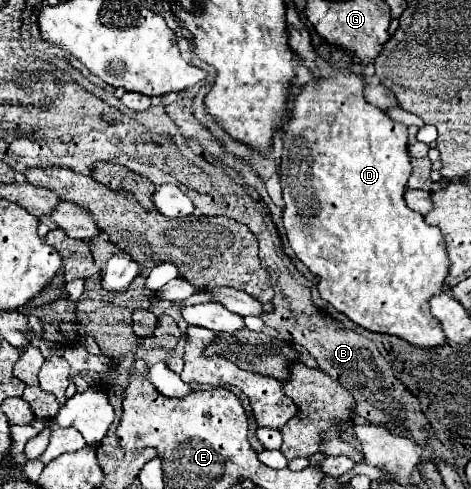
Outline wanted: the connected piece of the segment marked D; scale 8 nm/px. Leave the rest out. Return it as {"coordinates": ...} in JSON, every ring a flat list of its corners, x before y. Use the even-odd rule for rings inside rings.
{"coordinates":[[328,45,326,59,328,59,326,69,318,71,318,77,312,77,310,83,300,87,298,95,292,99,290,119,288,119,286,129,282,133,282,141,284,141,284,153,282,153,282,161,280,161,280,181,282,181,282,191,284,191,284,215,282,215,282,219,284,219,284,227,286,227,290,247,294,249,298,259,312,273,316,273,320,277,318,291,320,291,322,299,332,303,340,313,344,313,356,325,360,325,368,331,398,335,416,347,442,345,442,343,446,343,446,335,444,335,440,323,428,311,428,297,436,295,436,291,440,291,440,287,444,285,444,279,448,275,448,257,446,257,446,247,444,247,444,239,440,235,440,229,428,225,418,211,412,211,406,205,406,199,404,199,406,183,408,183,408,177,412,175,412,165,410,165,410,155,408,155,408,129,400,123,394,123,384,111,380,111,378,107,372,107,364,99,364,87,366,87,364,75,360,71,358,61,350,53,346,53,344,49,340,49,336,45]]}

